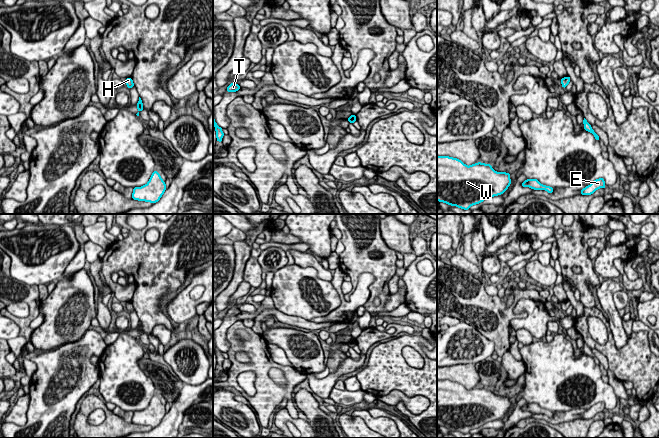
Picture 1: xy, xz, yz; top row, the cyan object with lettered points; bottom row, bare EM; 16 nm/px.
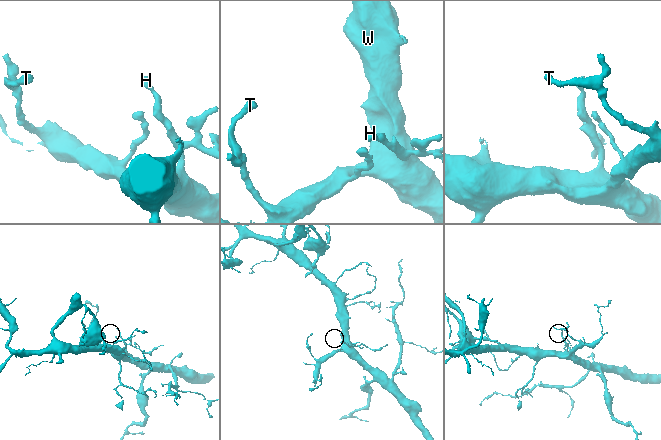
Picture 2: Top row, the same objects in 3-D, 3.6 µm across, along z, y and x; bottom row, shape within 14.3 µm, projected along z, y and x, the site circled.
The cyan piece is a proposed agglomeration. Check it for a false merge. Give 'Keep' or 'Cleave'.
Keep

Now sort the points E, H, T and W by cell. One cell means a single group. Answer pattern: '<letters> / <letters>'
E H T W

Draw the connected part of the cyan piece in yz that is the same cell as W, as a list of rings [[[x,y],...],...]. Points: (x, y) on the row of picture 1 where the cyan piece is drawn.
[[[437,156],[437,200],[468,210],[472,205],[503,194],[511,184],[510,174],[495,171],[490,164],[470,166],[449,156]]]

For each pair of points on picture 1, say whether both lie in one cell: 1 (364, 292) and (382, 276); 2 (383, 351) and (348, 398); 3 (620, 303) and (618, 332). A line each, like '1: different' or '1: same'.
1: different
2: different
3: different

